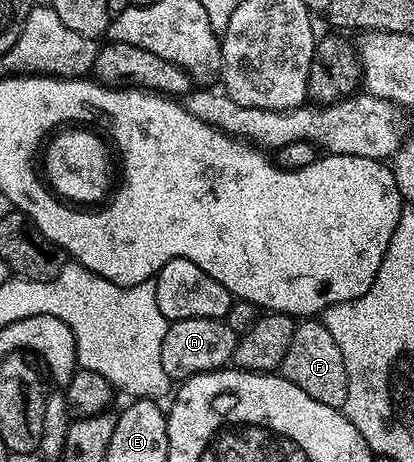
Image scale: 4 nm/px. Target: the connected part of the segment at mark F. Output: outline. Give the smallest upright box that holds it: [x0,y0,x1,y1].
[278,321,346,410]

